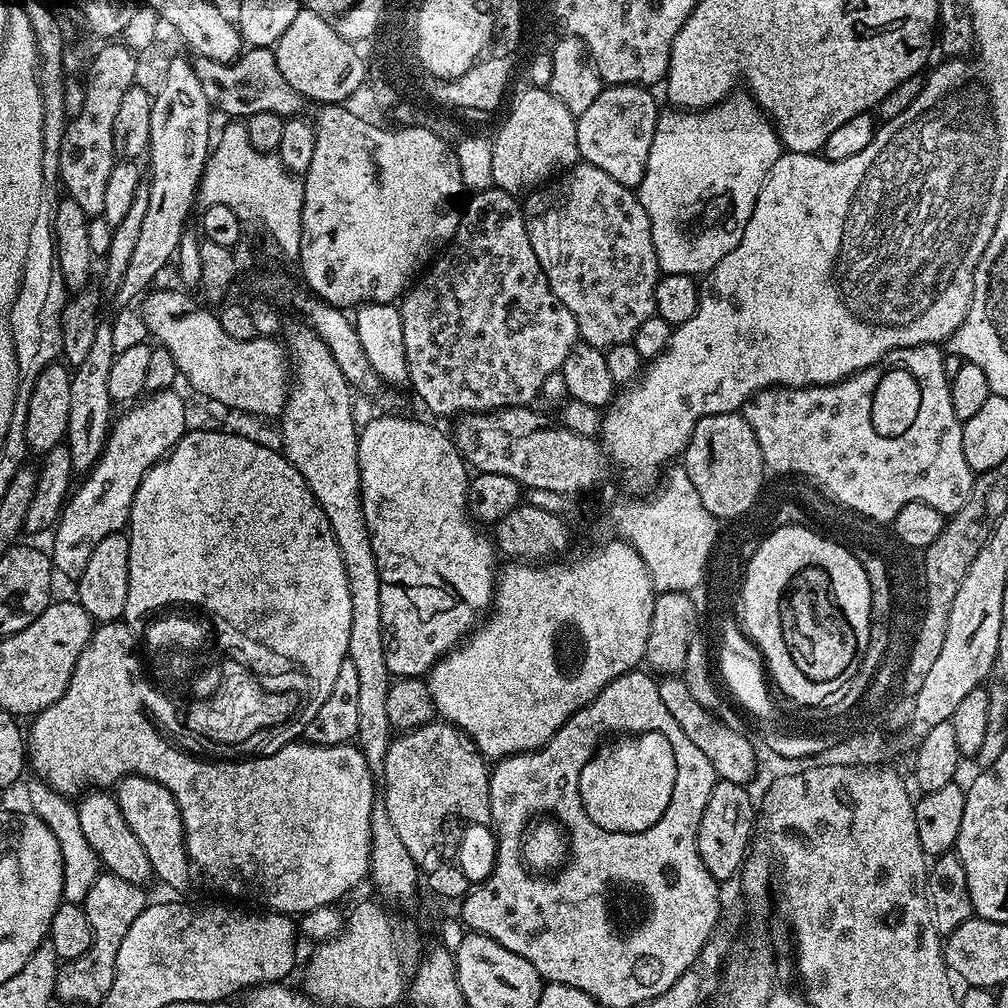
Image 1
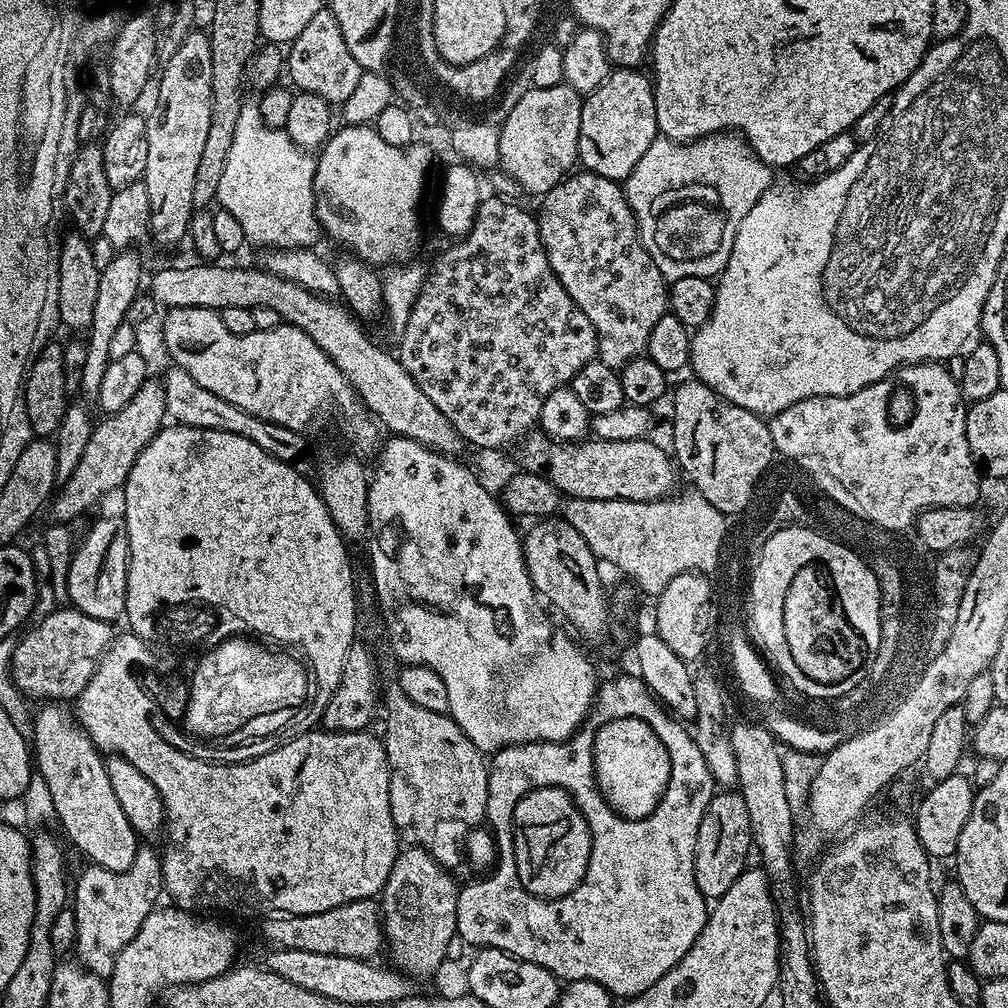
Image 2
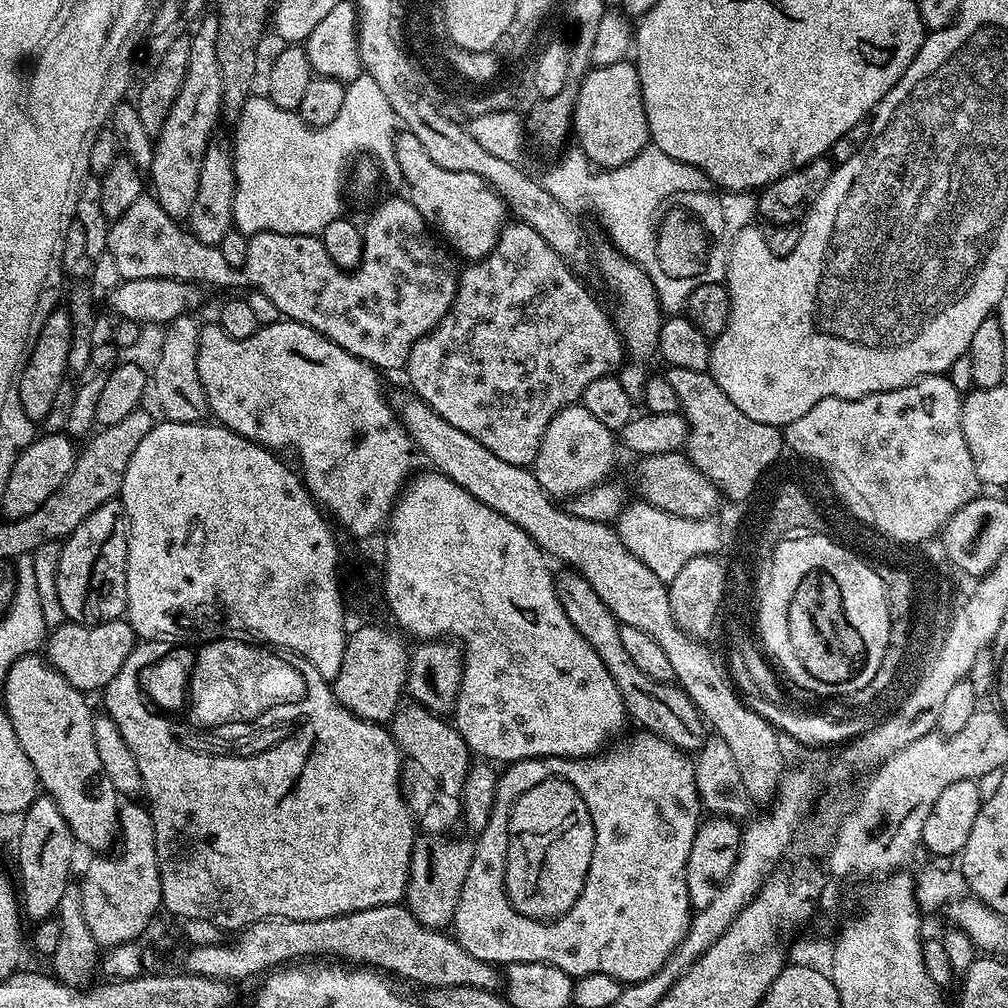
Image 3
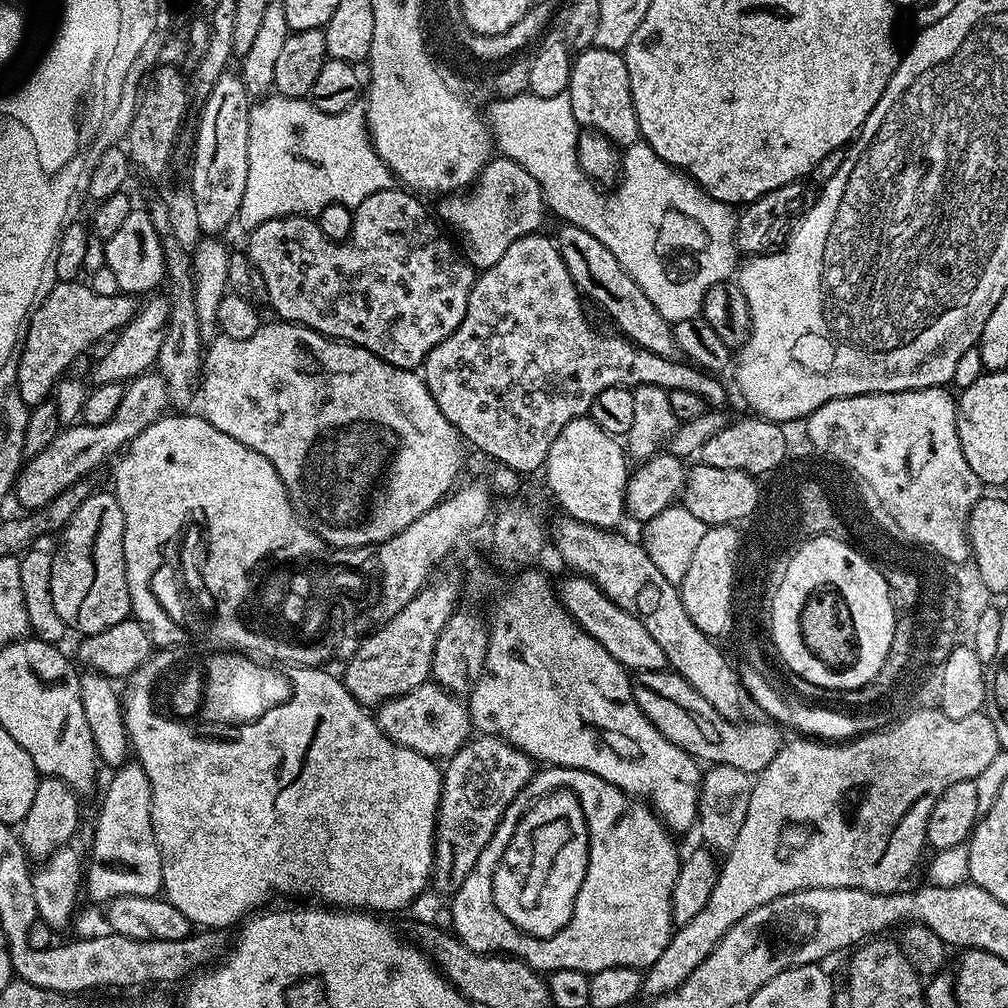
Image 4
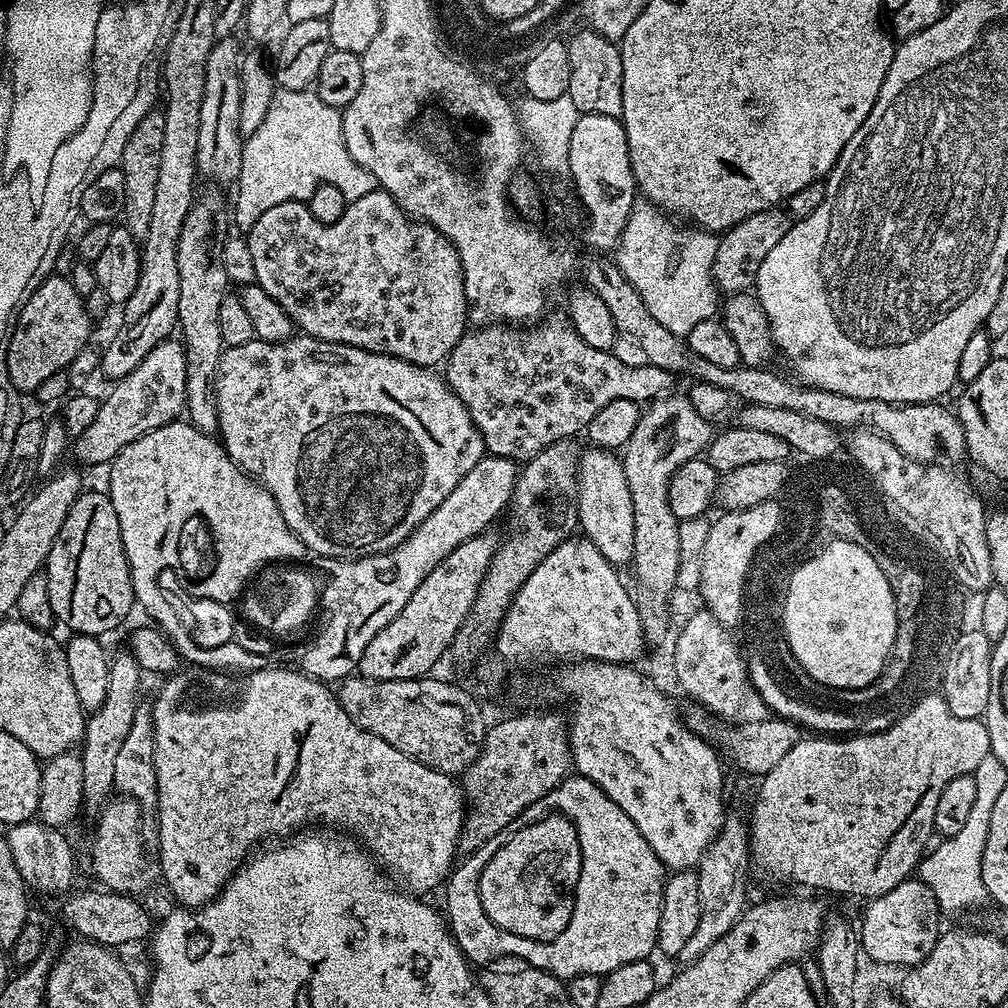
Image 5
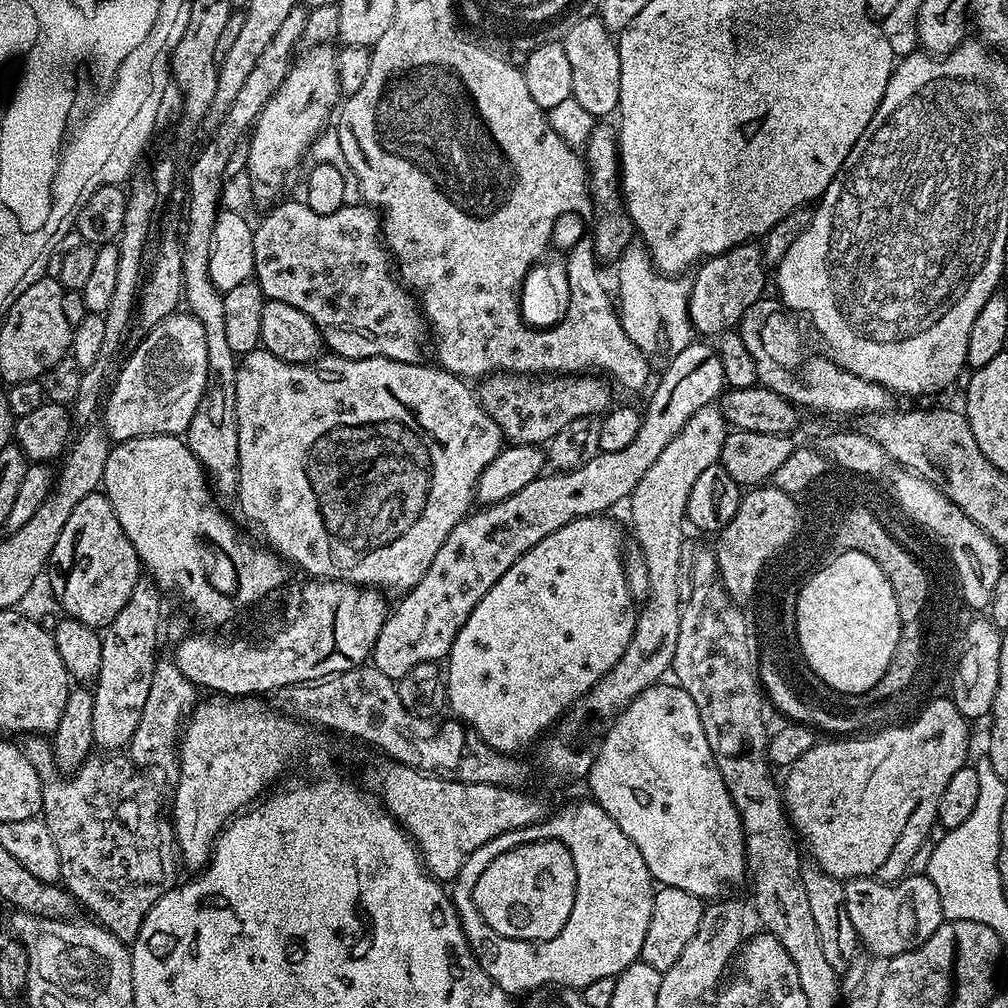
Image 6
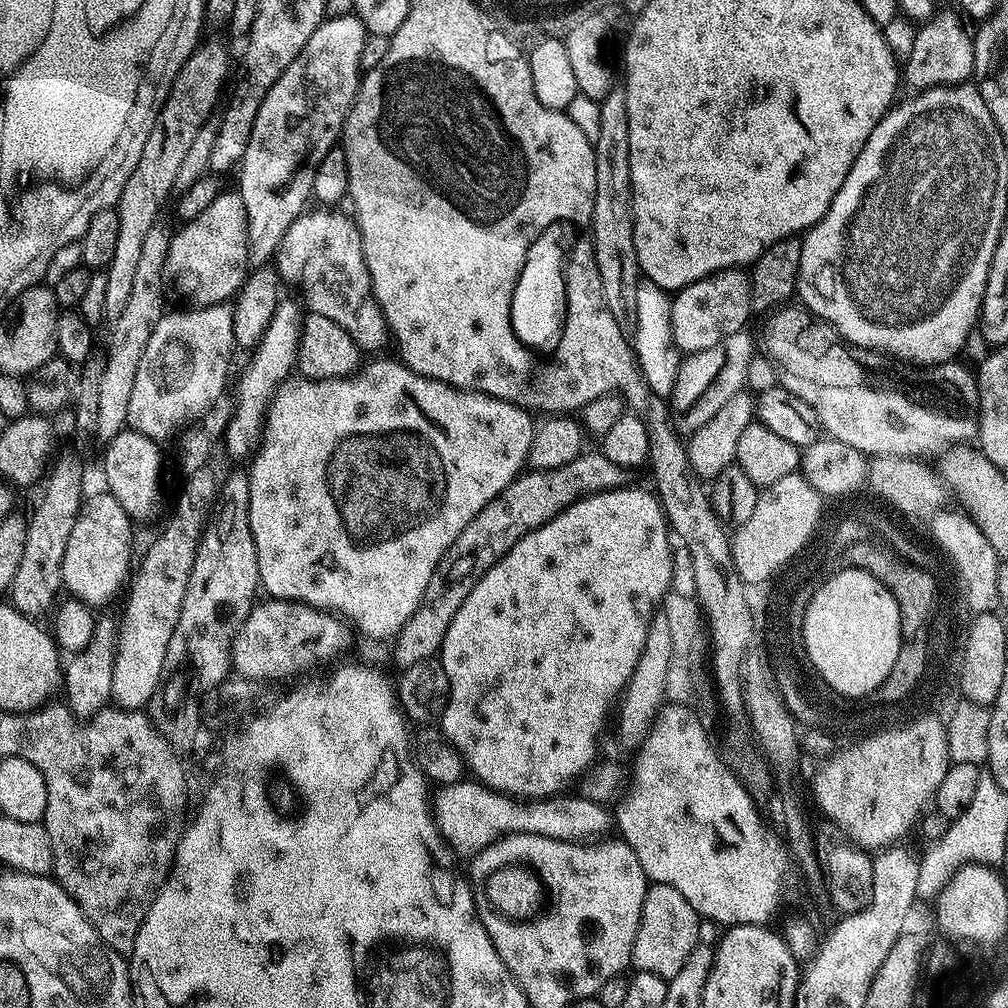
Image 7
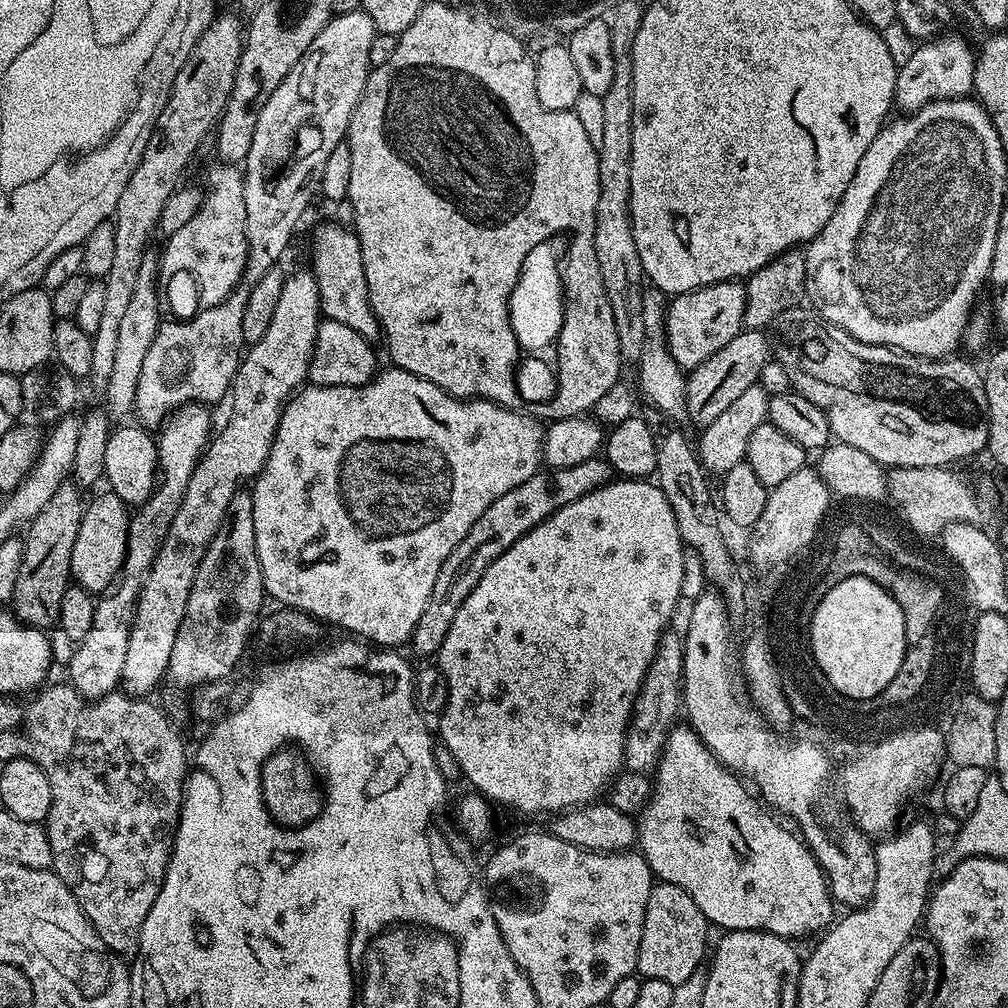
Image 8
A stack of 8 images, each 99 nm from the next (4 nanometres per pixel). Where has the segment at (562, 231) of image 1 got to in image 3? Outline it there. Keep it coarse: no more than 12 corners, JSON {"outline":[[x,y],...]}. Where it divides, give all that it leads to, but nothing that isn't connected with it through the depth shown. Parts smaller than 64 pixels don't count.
{"outline":[[608,242],[594,268],[620,295],[614,323],[626,349],[618,372],[633,402],[646,396],[666,319],[646,270]]}

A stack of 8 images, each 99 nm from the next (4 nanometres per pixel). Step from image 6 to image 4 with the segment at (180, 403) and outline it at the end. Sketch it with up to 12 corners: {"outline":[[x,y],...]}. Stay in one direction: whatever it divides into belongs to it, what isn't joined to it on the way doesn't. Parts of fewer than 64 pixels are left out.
{"outline":[[159,374],[127,385],[110,422],[76,422],[16,475],[44,508],[165,415]]}

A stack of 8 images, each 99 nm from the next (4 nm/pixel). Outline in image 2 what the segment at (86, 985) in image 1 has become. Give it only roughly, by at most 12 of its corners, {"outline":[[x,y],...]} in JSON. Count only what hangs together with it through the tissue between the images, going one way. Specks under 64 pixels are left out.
{"outline":[[161,853],[75,877],[74,952],[108,978],[162,896]]}

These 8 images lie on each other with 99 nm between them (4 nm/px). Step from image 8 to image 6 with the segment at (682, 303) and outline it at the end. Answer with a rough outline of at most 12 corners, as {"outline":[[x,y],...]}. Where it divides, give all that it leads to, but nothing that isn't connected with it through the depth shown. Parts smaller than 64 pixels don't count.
{"outline":[[739,244],[703,261],[688,313],[704,338],[733,331],[765,295],[764,253]]}

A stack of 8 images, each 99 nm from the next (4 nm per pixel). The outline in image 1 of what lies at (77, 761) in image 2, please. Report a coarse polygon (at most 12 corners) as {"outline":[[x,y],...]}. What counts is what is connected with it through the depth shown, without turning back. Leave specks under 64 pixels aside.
{"outline":[[111,791],[76,804],[82,834],[111,875],[141,886],[150,858]]}

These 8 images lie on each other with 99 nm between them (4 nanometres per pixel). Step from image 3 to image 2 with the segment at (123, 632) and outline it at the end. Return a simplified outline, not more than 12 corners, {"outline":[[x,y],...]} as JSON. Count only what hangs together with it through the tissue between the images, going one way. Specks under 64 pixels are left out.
{"outline":[[57,607],[23,633],[11,661],[33,701],[75,701],[113,625]]}

